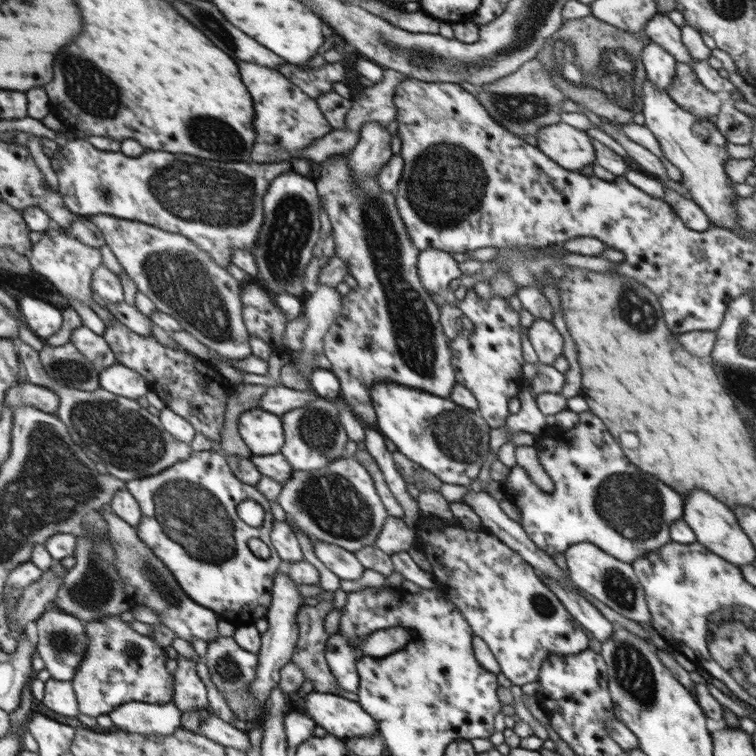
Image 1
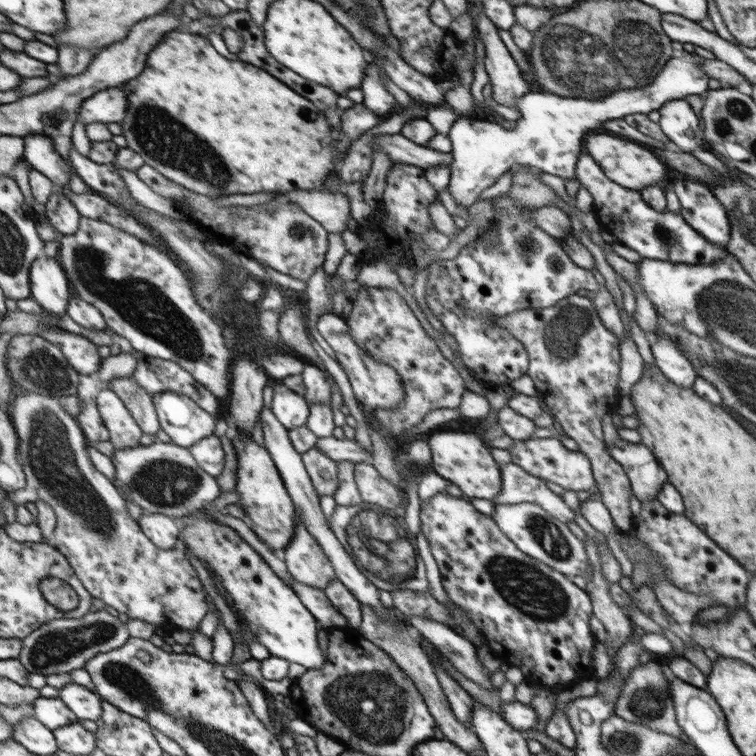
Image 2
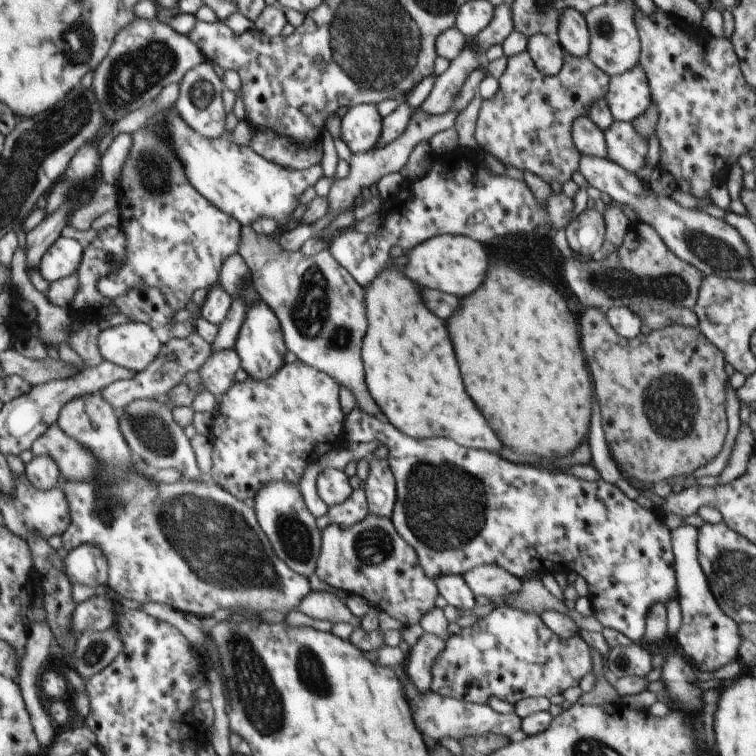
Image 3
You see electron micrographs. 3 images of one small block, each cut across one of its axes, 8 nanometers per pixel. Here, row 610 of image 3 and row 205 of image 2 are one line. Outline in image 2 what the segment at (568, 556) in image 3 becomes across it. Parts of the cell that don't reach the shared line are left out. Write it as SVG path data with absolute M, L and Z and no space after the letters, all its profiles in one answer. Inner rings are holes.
M585 151L579 154L578 163L576 163L576 178L581 182L581 186L586 188L593 196L593 206L597 214L602 230L612 232L616 237L616 242L632 248L639 252L644 259L670 261L676 264L687 265L707 265L720 260L727 255L726 247L716 246L708 242L699 232L696 232L683 218L680 213L670 210L654 210L650 205L644 202L642 195L637 190L630 190L612 182L602 168L598 166L595 160Z

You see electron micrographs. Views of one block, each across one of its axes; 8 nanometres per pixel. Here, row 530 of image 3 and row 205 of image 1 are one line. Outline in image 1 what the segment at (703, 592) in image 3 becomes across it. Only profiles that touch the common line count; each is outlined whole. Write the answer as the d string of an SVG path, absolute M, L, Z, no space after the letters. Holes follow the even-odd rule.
M668 189L663 199L668 202L690 230L704 232L712 227L709 218L692 199L685 198L673 189Z

